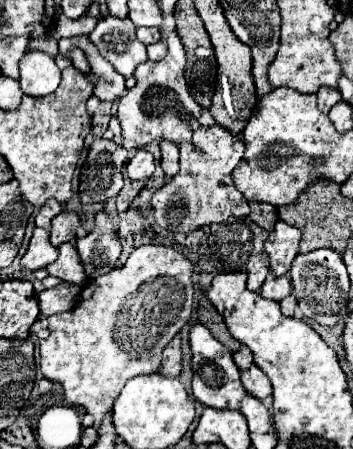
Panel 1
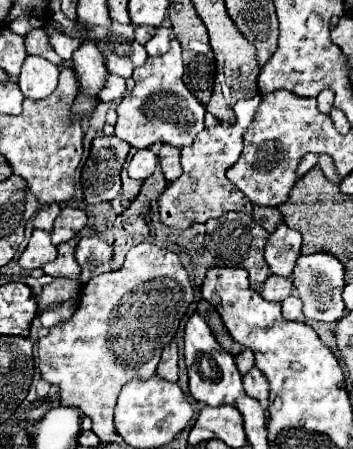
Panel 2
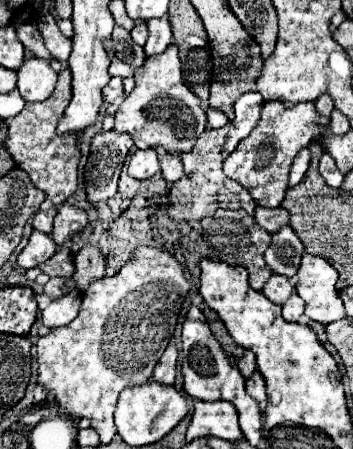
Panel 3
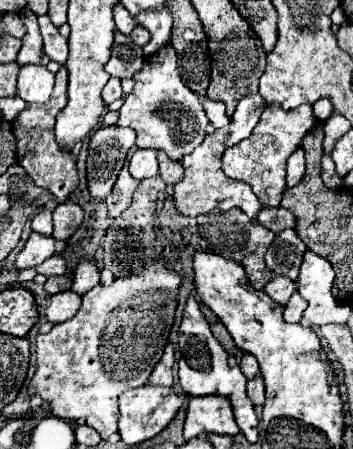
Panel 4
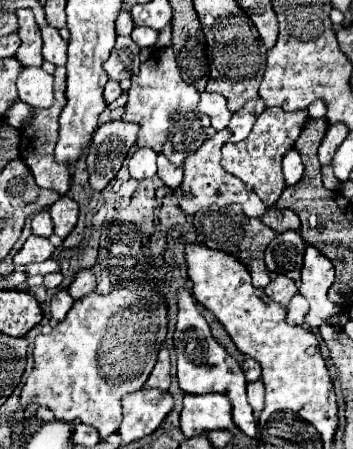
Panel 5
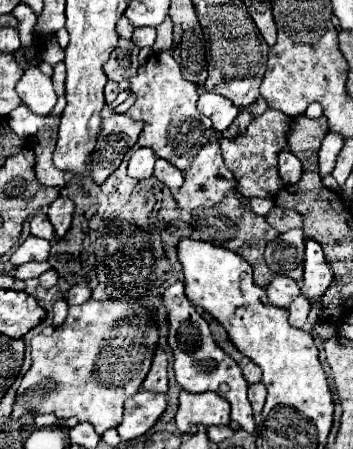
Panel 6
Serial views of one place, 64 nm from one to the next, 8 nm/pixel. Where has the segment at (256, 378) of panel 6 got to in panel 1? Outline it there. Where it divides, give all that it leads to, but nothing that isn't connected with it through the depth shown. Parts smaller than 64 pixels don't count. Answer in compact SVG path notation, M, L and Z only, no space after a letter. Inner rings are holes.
M242 346L242 348L236 350L232 356L234 356L234 362L236 362L236 366L238 366L240 370L250 368L250 364L252 364L252 352L250 352L248 346Z

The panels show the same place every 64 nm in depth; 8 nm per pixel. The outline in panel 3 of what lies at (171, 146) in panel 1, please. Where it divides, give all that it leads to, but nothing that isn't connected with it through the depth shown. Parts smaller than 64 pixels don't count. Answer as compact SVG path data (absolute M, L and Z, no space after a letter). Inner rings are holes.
M162 146L156 148L158 152L158 160L160 160L160 166L162 166L162 176L166 182L174 182L174 180L180 180L184 170L182 170L182 160L178 154L170 154L168 150L164 150Z

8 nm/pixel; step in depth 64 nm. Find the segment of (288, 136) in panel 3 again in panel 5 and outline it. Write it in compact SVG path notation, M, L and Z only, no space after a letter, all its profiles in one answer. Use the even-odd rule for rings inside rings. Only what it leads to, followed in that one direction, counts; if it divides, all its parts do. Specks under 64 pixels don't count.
M266 108L260 114L260 120L256 120L250 136L238 144L226 144L222 148L222 168L240 178L248 190L256 192L260 200L266 206L274 206L276 200L280 198L282 190L286 188L284 176L282 176L282 158L284 154L294 146L298 140L304 124L308 122L308 110L298 110L298 112L284 112L282 108Z

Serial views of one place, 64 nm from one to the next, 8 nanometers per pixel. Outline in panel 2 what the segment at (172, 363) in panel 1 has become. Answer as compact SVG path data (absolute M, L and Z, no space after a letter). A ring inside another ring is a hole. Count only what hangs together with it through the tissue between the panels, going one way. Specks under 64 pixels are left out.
M170 342L164 348L162 360L158 364L158 372L156 374L160 378L164 378L164 380L172 380L172 382L178 380L178 344L176 342Z

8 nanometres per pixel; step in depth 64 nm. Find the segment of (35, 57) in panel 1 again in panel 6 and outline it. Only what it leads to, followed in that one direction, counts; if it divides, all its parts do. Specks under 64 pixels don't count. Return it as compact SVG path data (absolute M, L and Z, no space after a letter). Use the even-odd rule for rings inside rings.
M30 66L24 70L24 76L20 78L16 86L18 96L22 98L22 104L26 104L32 112L44 116L52 110L56 104L56 92L52 88L52 78L42 74L40 68Z

